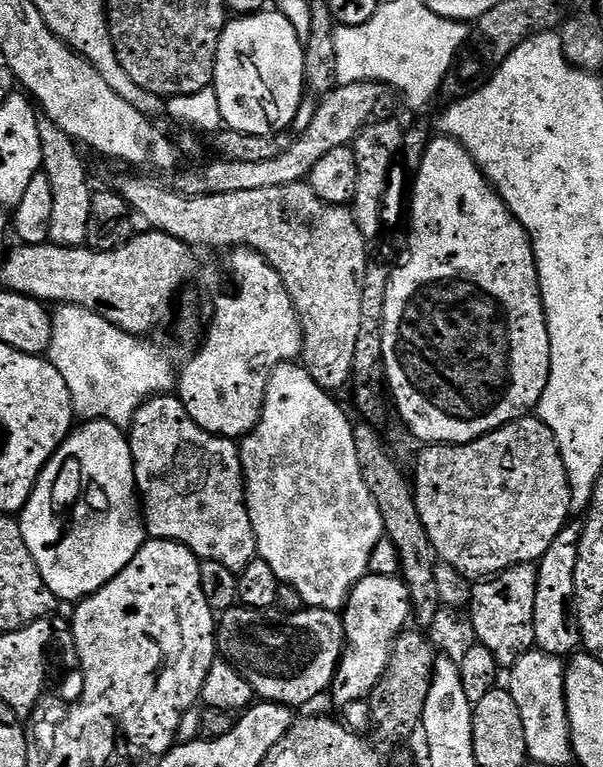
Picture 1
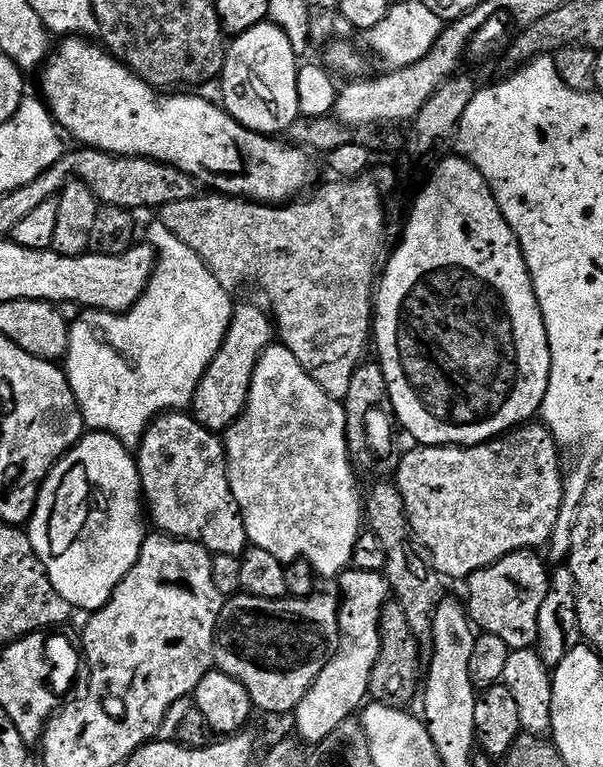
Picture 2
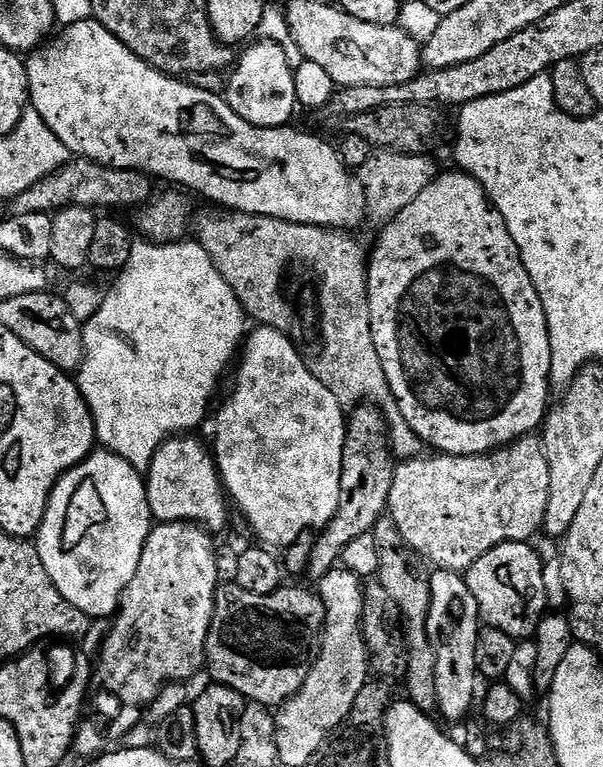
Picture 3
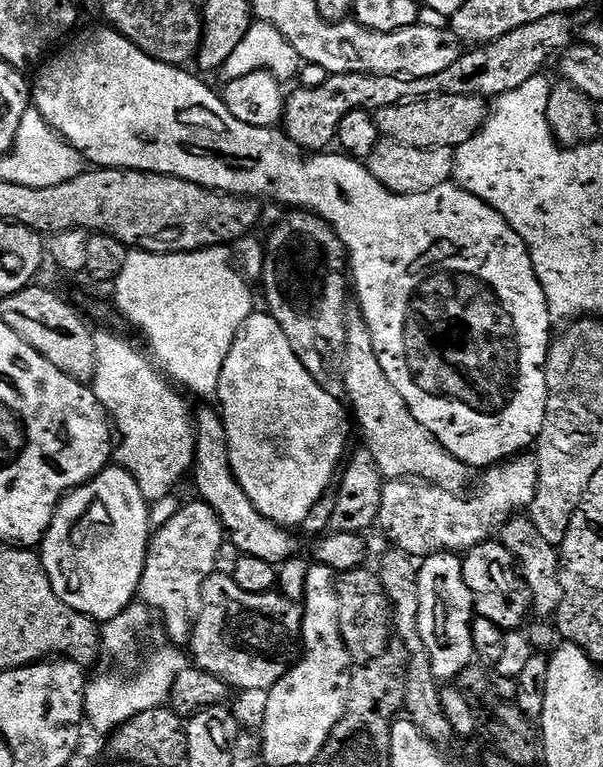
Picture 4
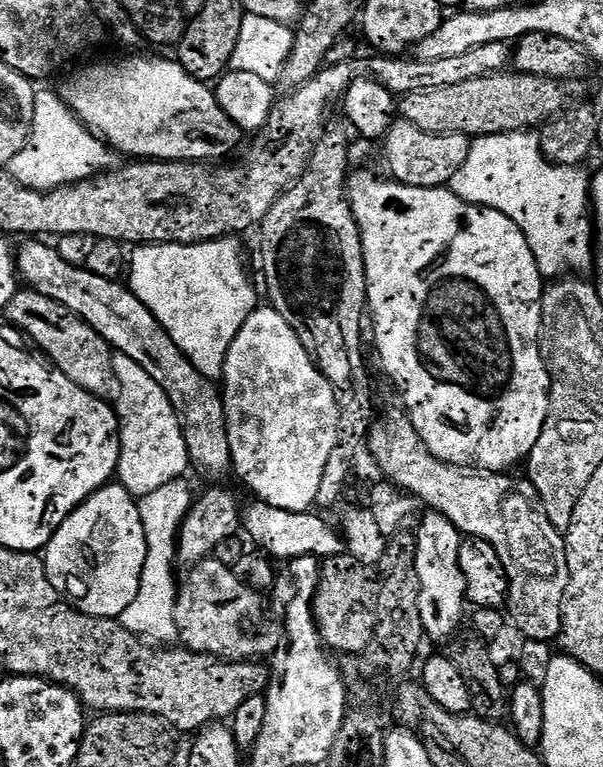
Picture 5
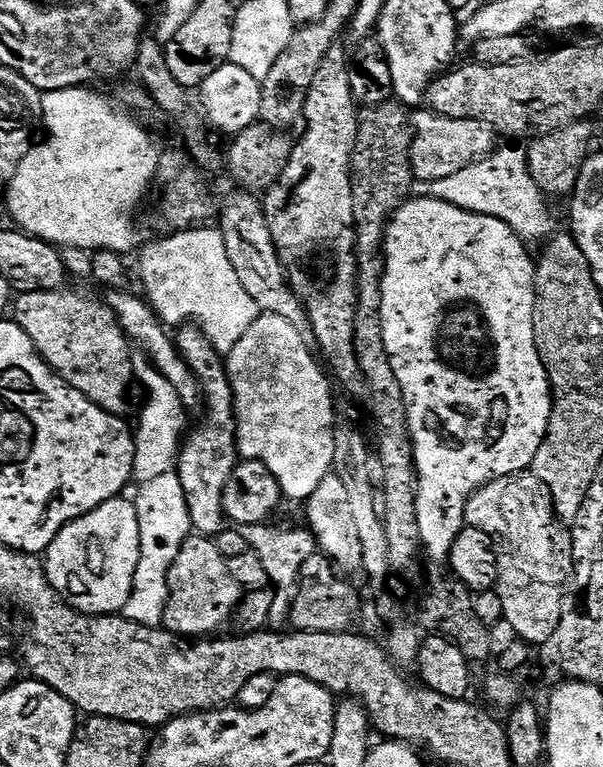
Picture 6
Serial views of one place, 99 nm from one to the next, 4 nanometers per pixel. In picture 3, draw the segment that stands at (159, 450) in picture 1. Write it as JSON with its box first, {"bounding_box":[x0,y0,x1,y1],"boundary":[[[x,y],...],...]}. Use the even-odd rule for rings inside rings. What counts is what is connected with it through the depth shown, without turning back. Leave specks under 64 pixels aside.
{"bounding_box":[146,434,230,534],"boundary":[[[192,434],[173,436],[163,448],[156,454],[156,459],[146,473],[148,485],[148,505],[152,511],[153,521],[161,524],[178,524],[187,522],[199,524],[209,533],[217,534],[228,524],[228,508],[230,500],[224,490],[224,481],[220,478],[220,472],[216,468],[215,455],[197,437]]]}

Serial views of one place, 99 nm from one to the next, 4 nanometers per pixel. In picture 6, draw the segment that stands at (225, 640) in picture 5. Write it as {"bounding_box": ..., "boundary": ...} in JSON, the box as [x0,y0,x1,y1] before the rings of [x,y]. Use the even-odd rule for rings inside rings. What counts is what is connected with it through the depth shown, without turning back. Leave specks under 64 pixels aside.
{"bounding_box":[163,534,242,638],"boundary":[[[203,534],[188,537],[168,575],[168,605],[163,627],[181,638],[208,638],[237,615],[242,589],[230,574],[228,561],[218,552],[215,539]]]}

